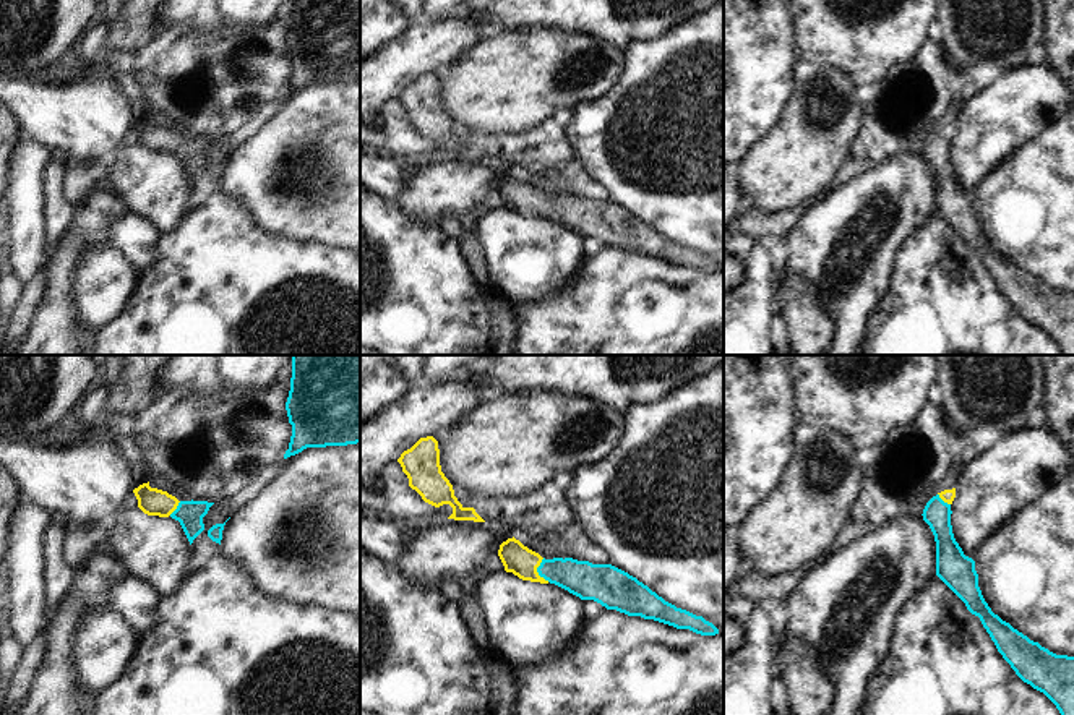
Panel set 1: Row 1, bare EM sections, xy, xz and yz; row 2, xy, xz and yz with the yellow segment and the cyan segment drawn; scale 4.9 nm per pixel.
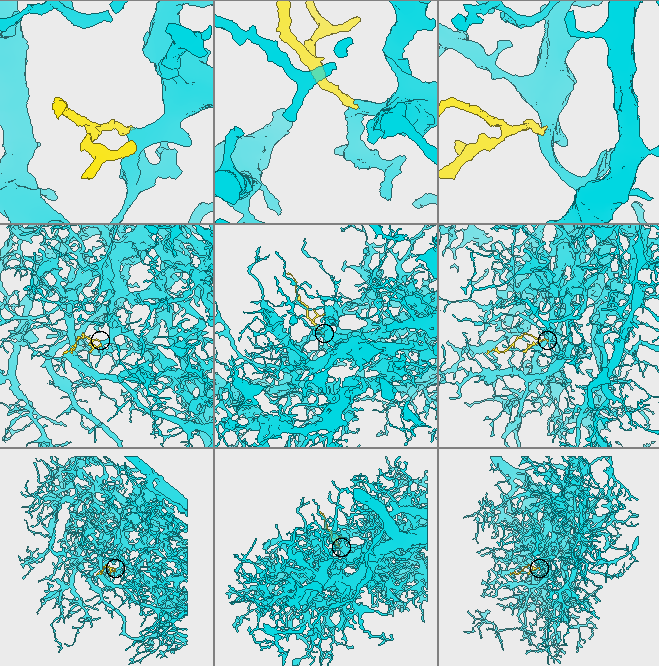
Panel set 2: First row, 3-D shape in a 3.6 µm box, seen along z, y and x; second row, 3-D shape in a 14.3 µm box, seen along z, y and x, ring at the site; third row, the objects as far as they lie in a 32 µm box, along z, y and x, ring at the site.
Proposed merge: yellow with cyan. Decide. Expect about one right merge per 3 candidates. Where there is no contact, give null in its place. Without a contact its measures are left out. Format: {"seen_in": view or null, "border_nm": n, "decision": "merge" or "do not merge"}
{"seen_in": "xz", "border_nm": 120, "decision": "merge"}

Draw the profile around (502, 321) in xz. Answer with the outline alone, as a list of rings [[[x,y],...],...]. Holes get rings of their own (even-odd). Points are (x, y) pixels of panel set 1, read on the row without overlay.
[[[495,287],[482,289],[482,295],[490,311],[492,355],[514,355],[516,319],[511,300]]]

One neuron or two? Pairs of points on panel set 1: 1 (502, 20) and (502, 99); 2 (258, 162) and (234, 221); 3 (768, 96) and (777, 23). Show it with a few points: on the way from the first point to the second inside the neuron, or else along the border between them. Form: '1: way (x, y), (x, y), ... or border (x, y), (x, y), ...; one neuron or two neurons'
1: border (539, 26), (490, 33); two neurons
2: border (219, 190), (234, 196), (263, 234); two neurons
3: way (768, 78), (768, 51), (777, 41); one neuron

